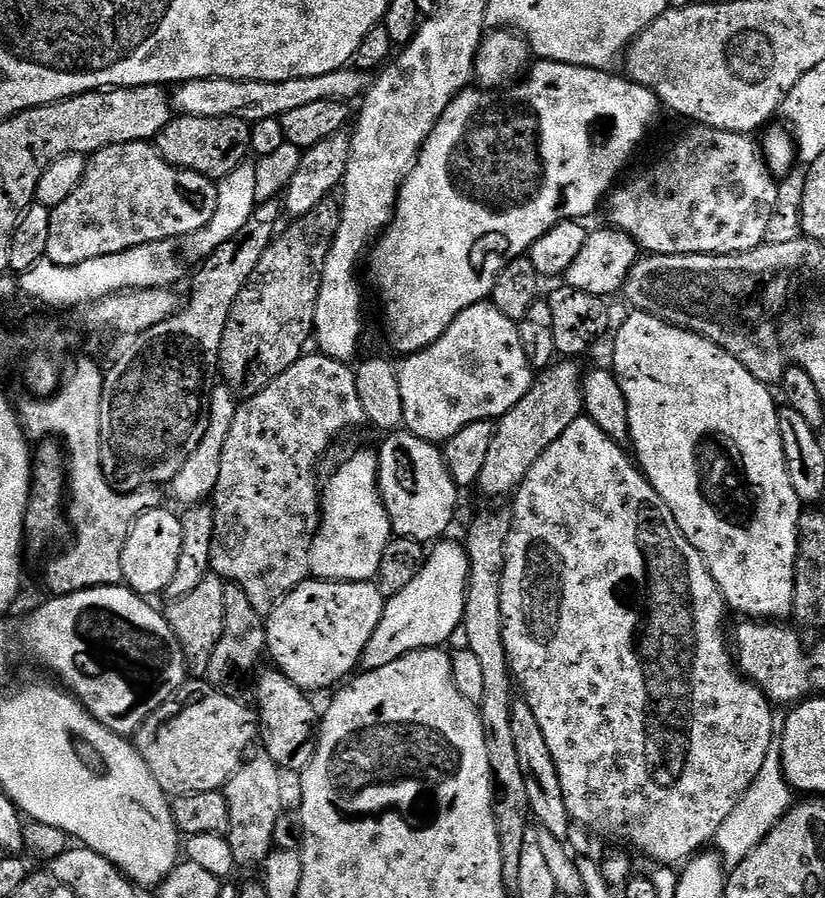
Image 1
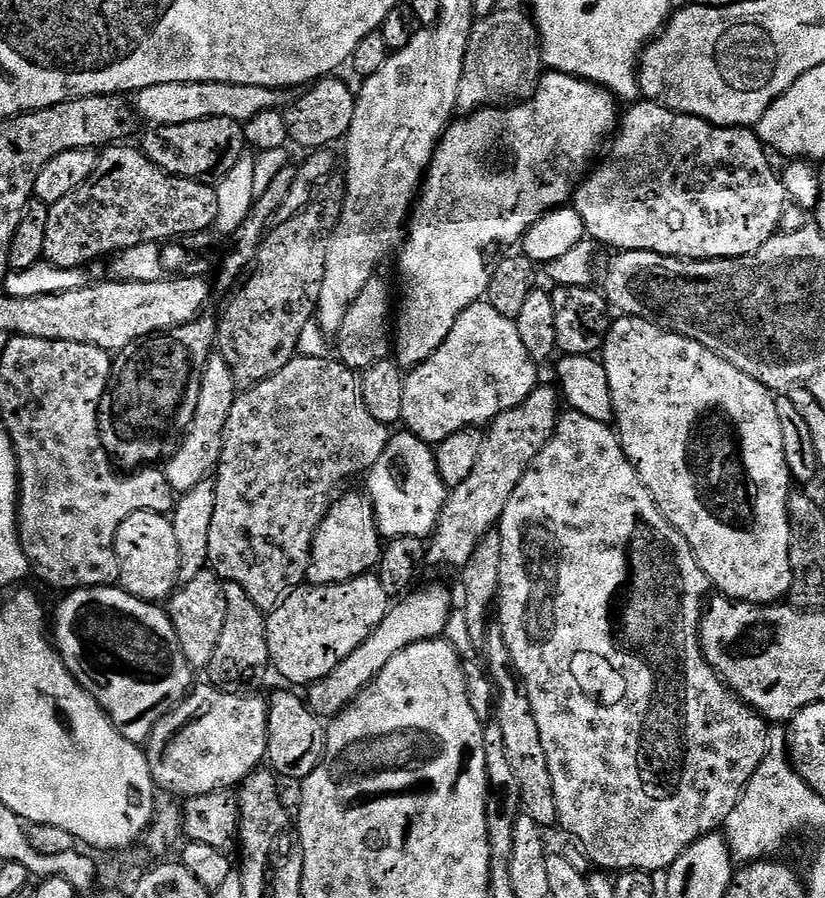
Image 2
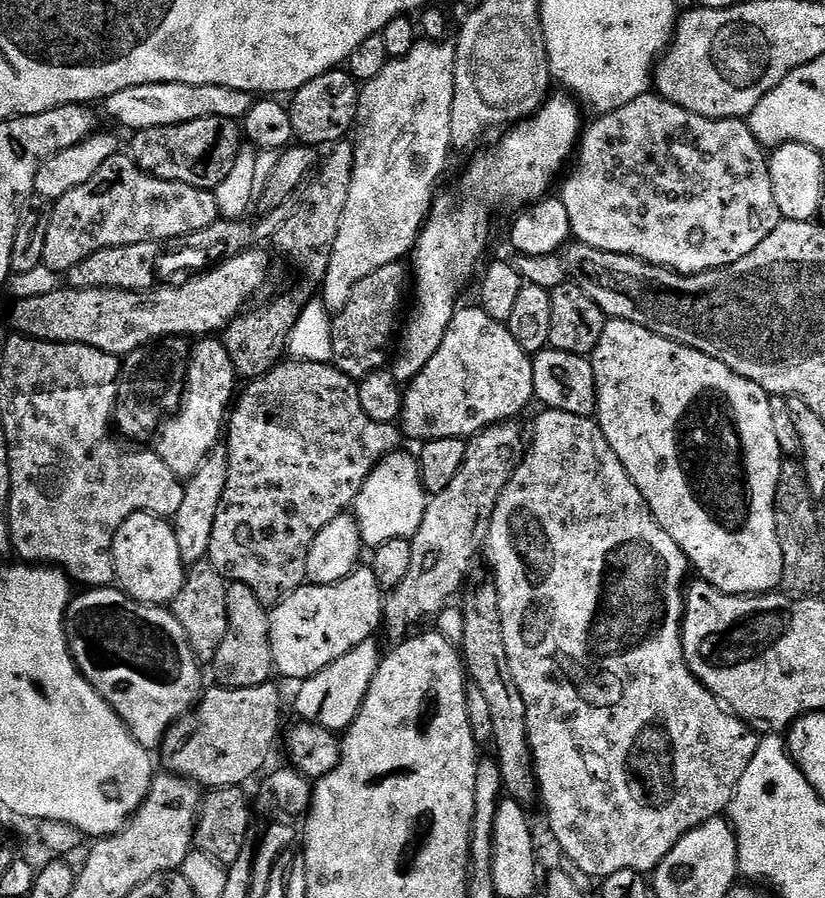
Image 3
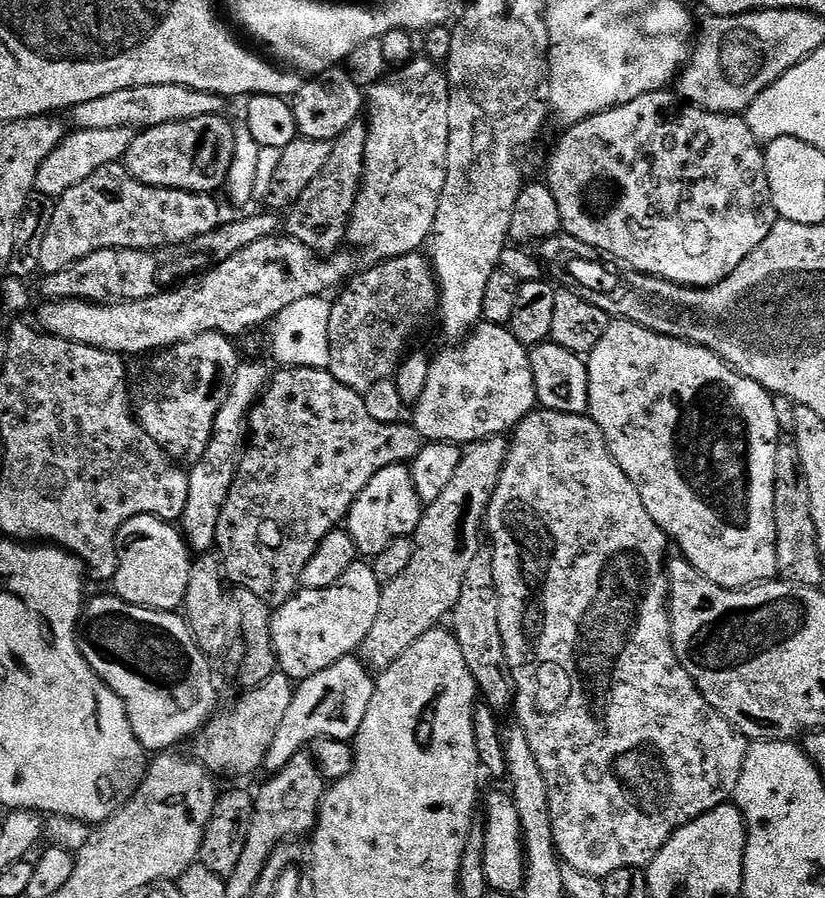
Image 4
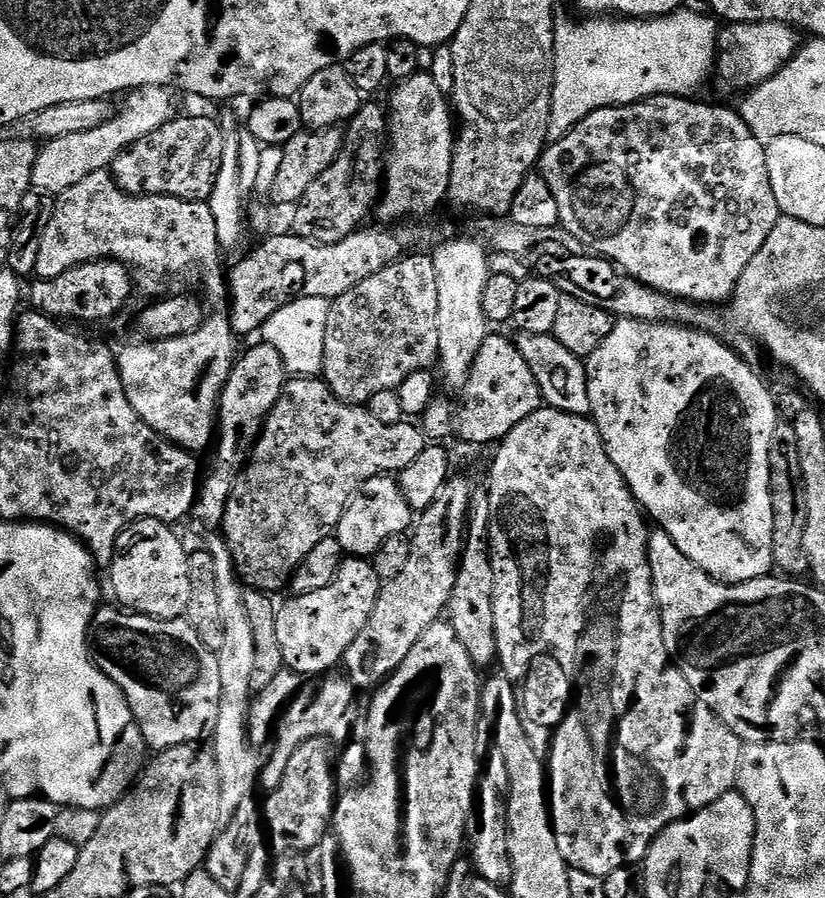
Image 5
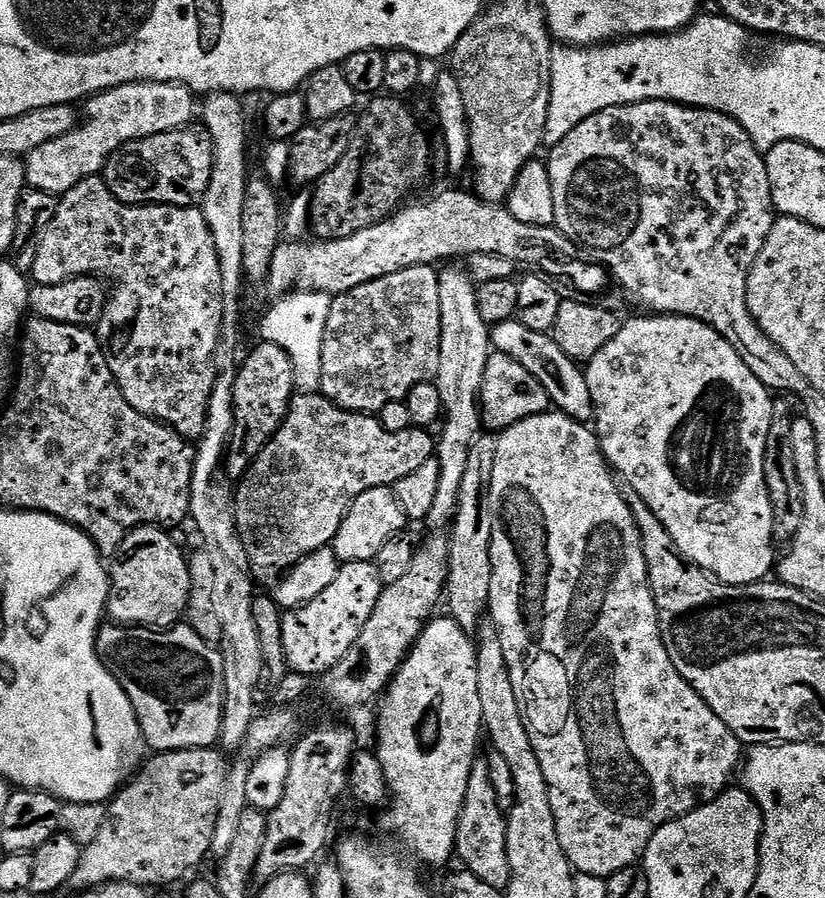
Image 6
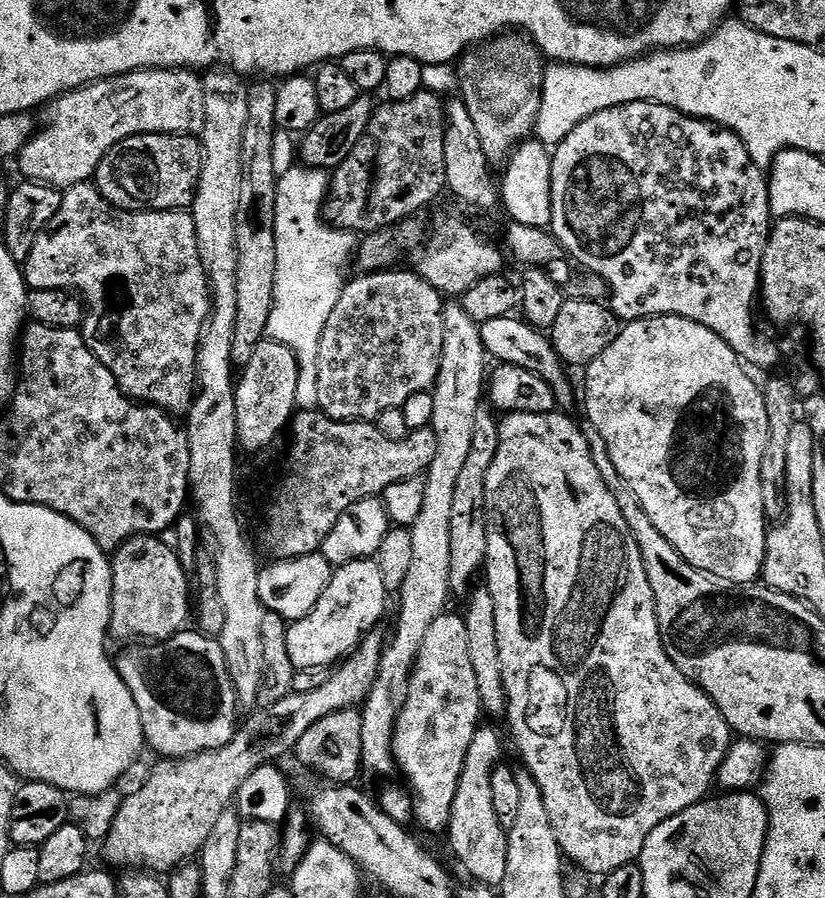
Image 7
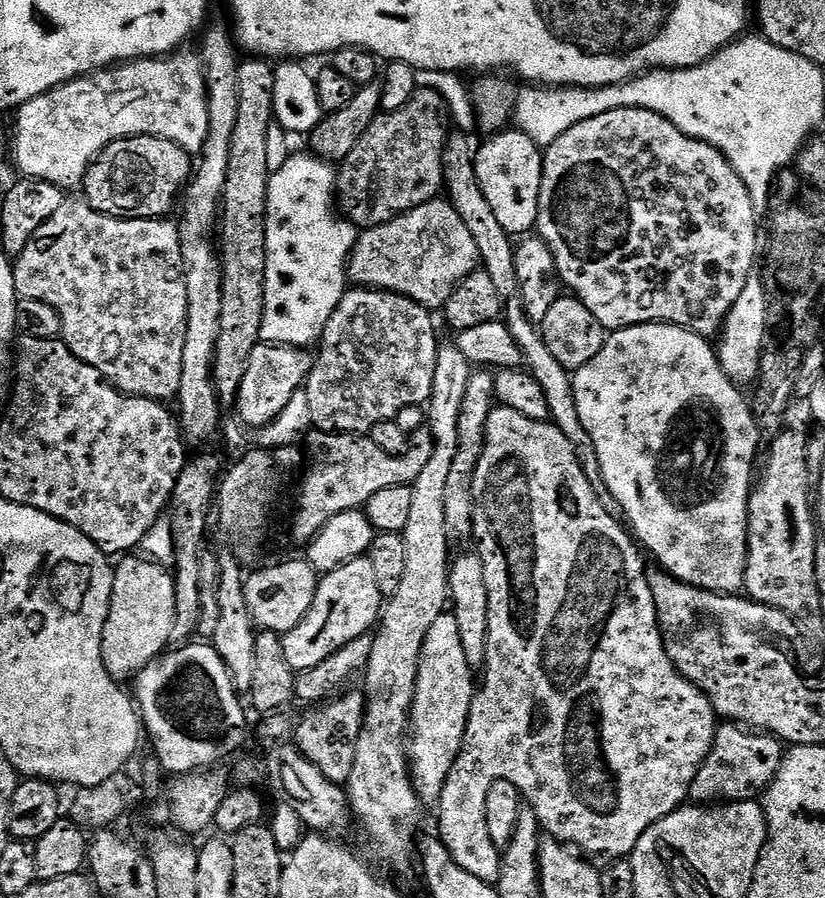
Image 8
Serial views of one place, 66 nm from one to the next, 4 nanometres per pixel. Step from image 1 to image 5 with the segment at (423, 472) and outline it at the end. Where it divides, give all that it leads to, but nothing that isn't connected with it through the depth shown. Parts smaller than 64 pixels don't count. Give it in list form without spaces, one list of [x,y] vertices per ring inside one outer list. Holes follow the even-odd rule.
[[[395,475],[370,478],[352,496],[351,502],[338,522],[334,538],[340,544],[341,553],[352,558],[372,558],[388,538],[405,534],[413,527],[412,507],[400,489],[399,479]]]

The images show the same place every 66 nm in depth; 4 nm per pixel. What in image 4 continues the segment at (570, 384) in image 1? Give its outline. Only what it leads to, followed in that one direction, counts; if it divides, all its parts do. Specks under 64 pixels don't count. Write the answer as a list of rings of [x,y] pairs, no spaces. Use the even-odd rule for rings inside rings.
[[[491,436],[488,440],[477,440],[476,443],[467,445],[458,462],[458,470],[454,470],[454,479],[446,486],[446,490],[442,490],[438,502],[429,504],[423,509],[414,533],[413,556],[409,565],[398,578],[381,587],[378,618],[374,618],[370,634],[366,634],[358,649],[358,659],[369,672],[379,674],[394,666],[394,662],[398,662],[398,658],[402,658],[402,654],[406,654],[406,650],[410,650],[410,646],[414,646],[414,642],[422,638],[422,634],[437,627],[443,621],[440,619],[443,616],[445,619],[458,602],[458,594],[462,594],[462,578],[466,578],[466,569],[482,550],[480,536],[482,540],[488,504],[498,486],[498,478],[504,468],[504,458],[508,454],[509,447],[509,441],[504,436]]]

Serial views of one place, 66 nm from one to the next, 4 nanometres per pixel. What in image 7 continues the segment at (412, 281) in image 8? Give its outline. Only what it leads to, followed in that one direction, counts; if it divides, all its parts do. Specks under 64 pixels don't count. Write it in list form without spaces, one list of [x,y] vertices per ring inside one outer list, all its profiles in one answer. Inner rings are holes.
[[[440,216],[436,220],[436,229],[432,232],[432,241],[414,268],[437,292],[448,298],[460,298],[466,290],[470,290],[470,286],[474,286],[474,282],[499,276],[505,271],[505,253],[501,252],[494,245],[487,244],[466,221],[459,220],[456,216]]]

